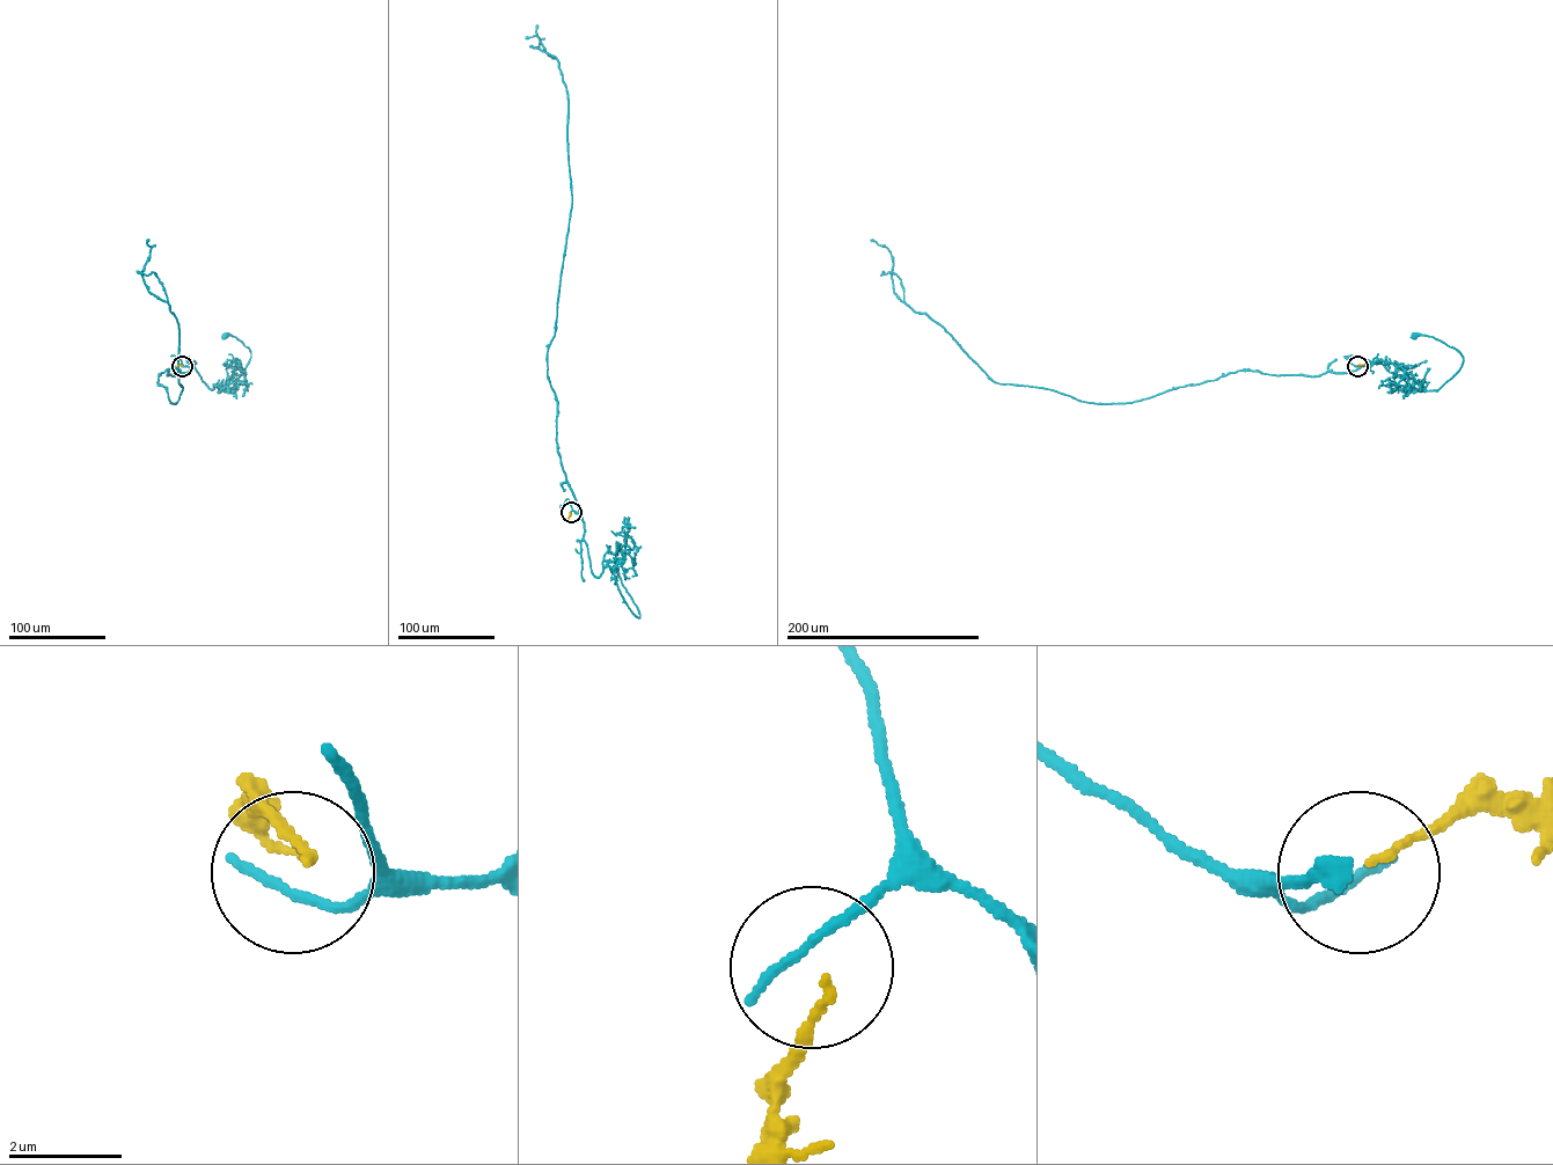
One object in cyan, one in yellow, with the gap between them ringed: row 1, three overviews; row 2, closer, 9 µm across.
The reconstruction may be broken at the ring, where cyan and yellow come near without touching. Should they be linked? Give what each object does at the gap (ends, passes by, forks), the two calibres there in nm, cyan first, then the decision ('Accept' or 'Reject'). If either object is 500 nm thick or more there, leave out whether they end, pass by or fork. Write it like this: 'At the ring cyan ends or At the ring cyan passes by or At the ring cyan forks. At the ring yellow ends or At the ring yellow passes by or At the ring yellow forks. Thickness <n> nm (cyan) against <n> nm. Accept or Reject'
At the ring cyan ends. At the ring yellow ends. Thickness 200 nm (cyan) against 140 nm. Reject

